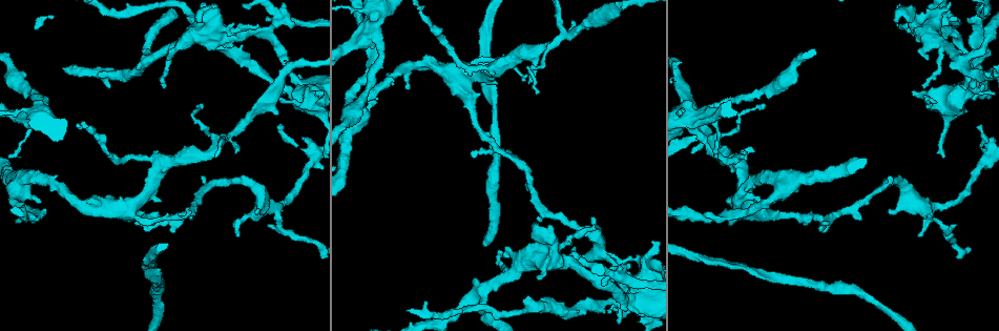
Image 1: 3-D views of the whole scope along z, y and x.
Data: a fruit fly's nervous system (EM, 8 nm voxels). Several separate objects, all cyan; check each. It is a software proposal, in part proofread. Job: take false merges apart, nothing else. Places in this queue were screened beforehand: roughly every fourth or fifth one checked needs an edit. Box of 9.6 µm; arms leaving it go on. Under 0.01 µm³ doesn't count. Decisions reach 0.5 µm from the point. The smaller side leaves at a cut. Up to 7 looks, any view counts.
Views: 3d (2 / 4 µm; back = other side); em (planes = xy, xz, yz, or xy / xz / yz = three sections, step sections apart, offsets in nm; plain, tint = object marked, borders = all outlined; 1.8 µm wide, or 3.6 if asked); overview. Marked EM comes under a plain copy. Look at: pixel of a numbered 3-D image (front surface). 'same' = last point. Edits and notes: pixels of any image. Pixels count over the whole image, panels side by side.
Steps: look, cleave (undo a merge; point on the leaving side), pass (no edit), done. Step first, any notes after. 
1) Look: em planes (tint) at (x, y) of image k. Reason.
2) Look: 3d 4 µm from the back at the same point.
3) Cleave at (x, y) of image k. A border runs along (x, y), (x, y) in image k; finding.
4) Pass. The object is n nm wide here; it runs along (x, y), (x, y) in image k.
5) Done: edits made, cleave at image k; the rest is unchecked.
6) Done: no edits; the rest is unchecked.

Look: 3d 4 µm at (776, 178) of image 1. Calibre changes.

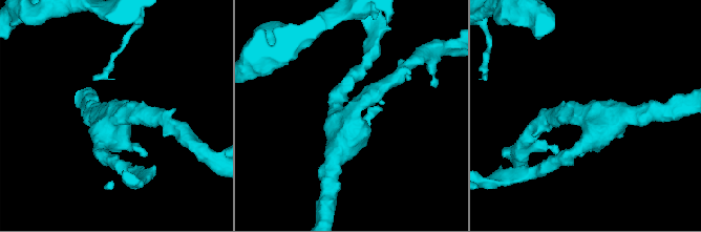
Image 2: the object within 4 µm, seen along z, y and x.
Look: em 3.6 µm planes (tint) at (350, 112) of image 2.

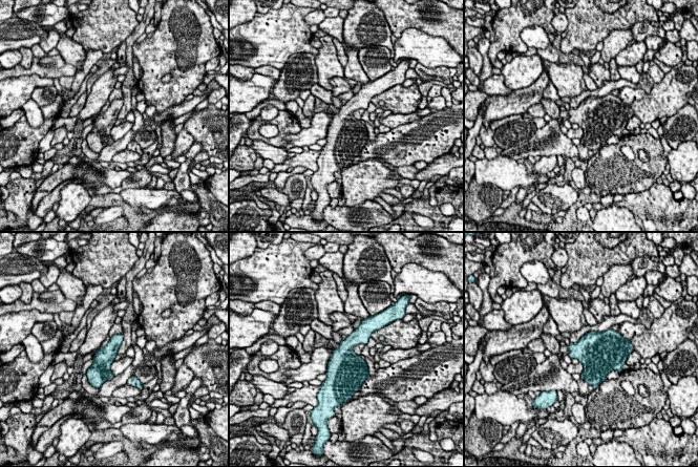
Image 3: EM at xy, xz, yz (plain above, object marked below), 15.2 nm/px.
Pass. The object is 300 nm wide here; continuous, no second neuron.

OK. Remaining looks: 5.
Look: 3d 2 µm at (607, 258) of image 1. A fork.

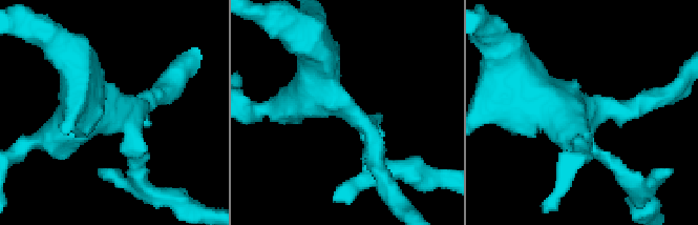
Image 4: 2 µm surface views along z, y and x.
Look: em xz step 4 (tint) at (351, 112) of image 4. 4 arms meet here; now the EM.

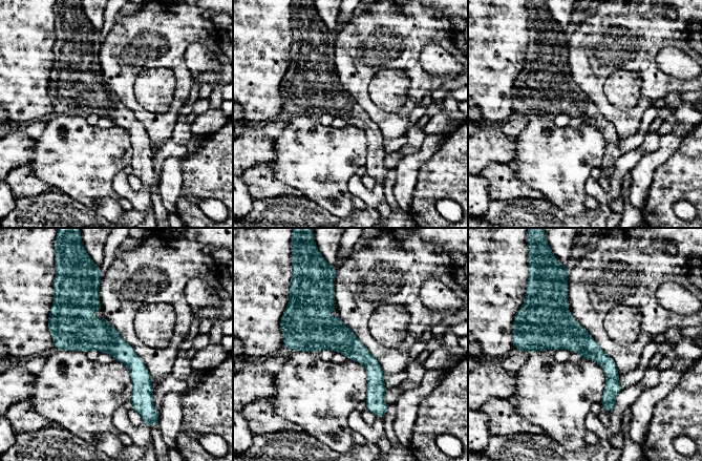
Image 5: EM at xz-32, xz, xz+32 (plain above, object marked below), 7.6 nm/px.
Look: em planes (tint) at the same point.

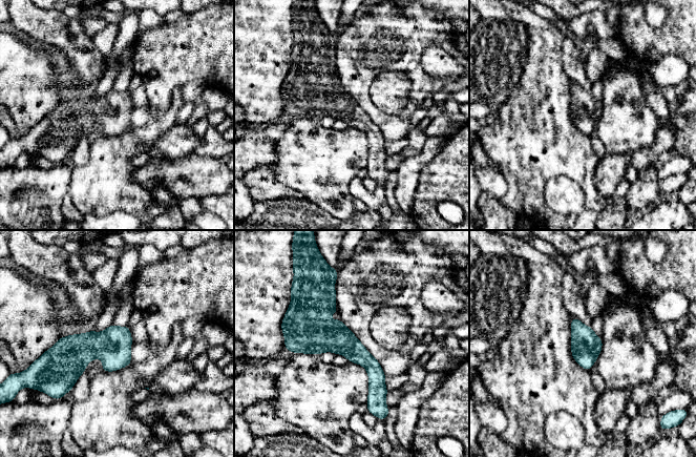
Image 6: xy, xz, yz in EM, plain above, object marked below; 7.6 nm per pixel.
Pass. It runs along (289, 343), (345, 343), (375, 371), (382, 402) in image 6; continuous, no second neuron.

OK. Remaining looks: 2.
Look: em planes (tint) at (276, 13) of image 1.

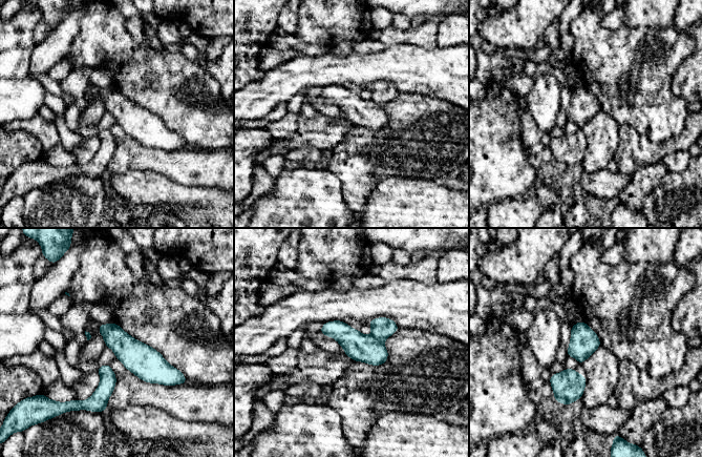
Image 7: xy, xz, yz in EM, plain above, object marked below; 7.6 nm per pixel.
Cleave at (357, 346) of image 7. A second neuron is stuck on.

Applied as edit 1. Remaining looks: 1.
Done: edits made, cleave at image 7; the rest is unchecked.

